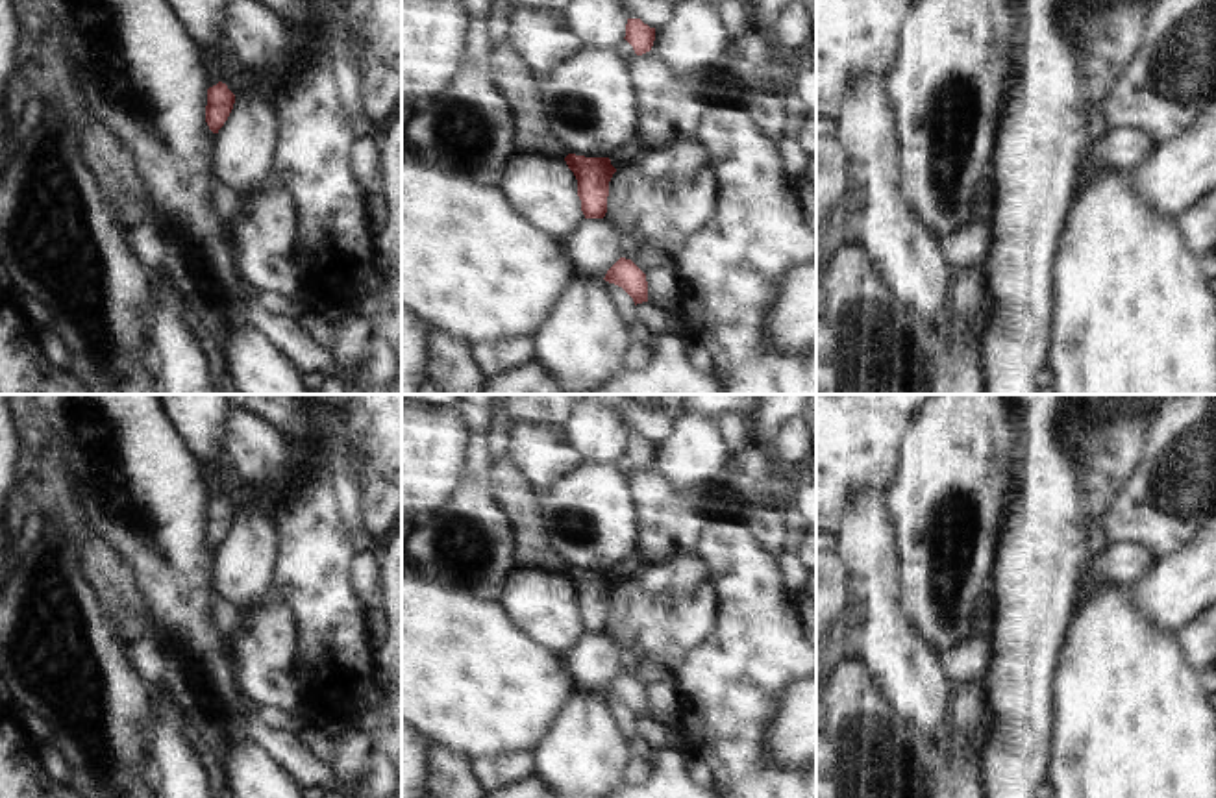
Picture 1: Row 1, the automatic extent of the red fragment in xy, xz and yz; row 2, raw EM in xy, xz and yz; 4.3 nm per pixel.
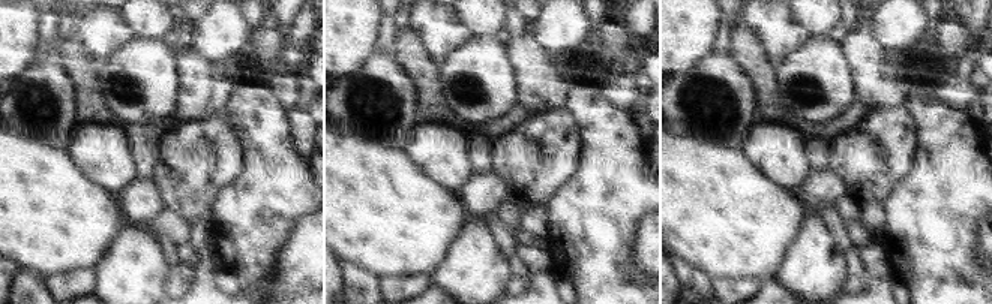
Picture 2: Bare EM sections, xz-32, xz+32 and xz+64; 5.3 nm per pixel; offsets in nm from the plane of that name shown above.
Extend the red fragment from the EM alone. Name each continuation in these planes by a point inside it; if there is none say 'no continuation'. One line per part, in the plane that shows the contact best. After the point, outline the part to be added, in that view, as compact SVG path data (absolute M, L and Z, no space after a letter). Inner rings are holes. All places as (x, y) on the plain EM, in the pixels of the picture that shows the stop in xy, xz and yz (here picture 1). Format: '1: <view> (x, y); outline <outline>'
no continuation

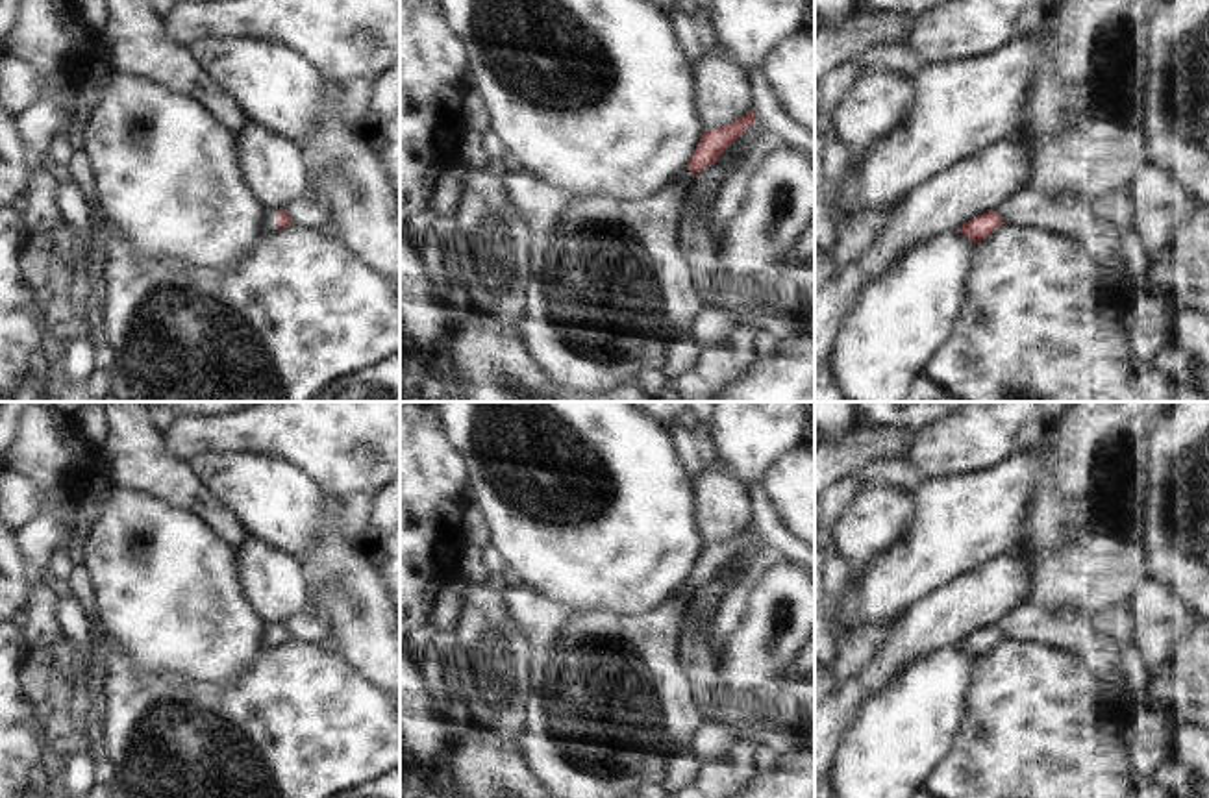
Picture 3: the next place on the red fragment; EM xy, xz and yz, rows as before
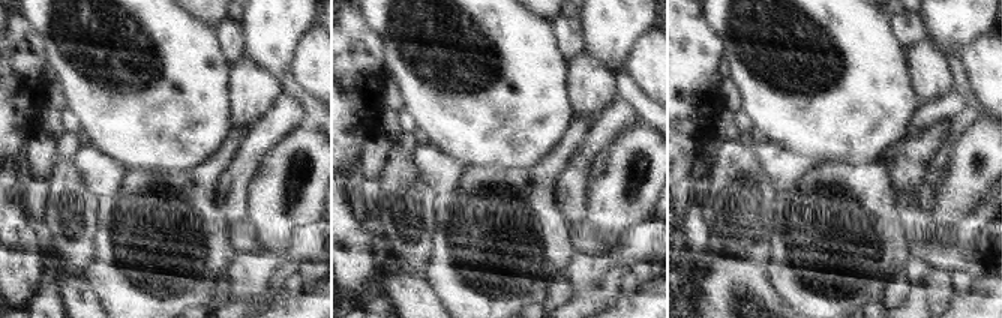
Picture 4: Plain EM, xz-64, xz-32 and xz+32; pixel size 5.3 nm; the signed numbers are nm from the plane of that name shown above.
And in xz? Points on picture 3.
1: xz (611, 708); outline M685 583L661 607L648 615L580 611L546 648L533 648L530 663L539 685L524 705L524 728L515 739L535 778L554 798L631 798L646 785L663 785L672 755L687 750L700 728L689 698L691 683L679 670L676 646L694 591Z

